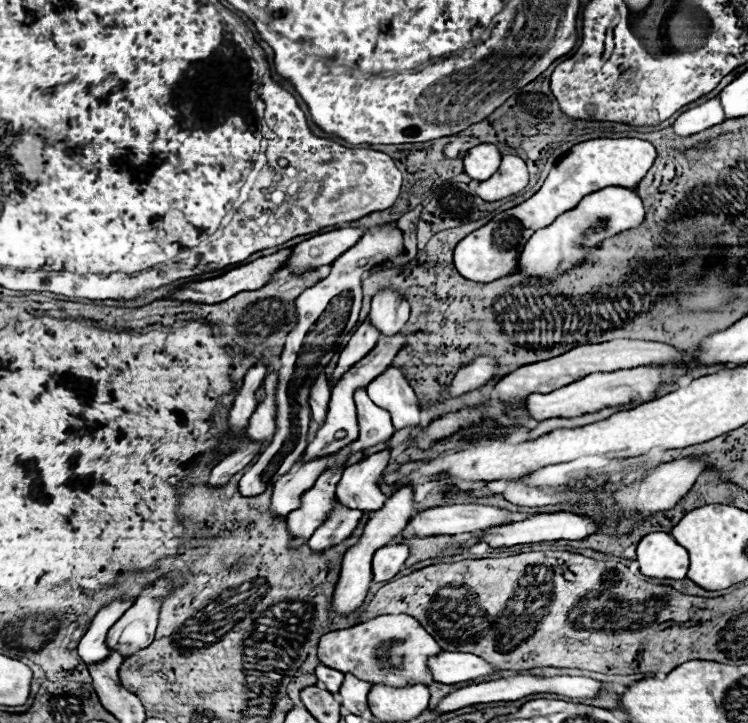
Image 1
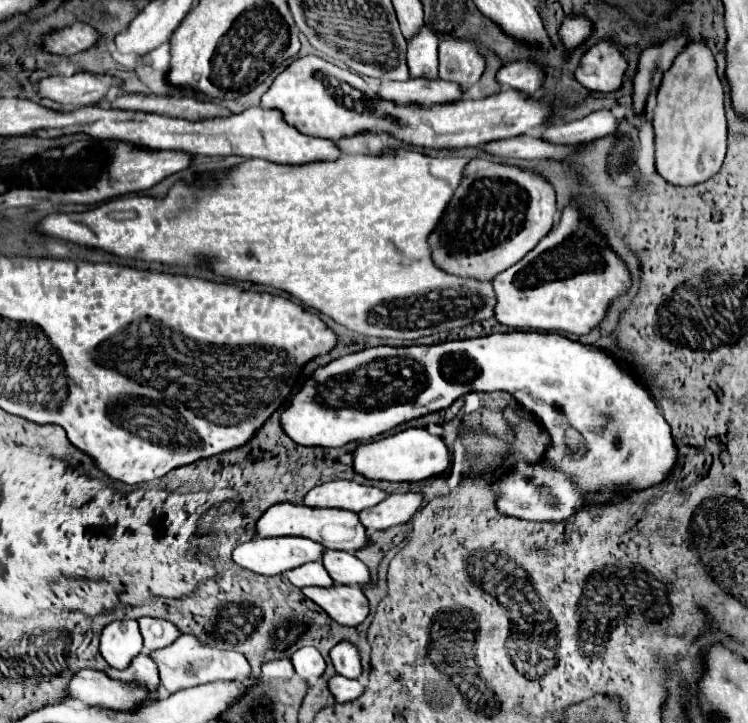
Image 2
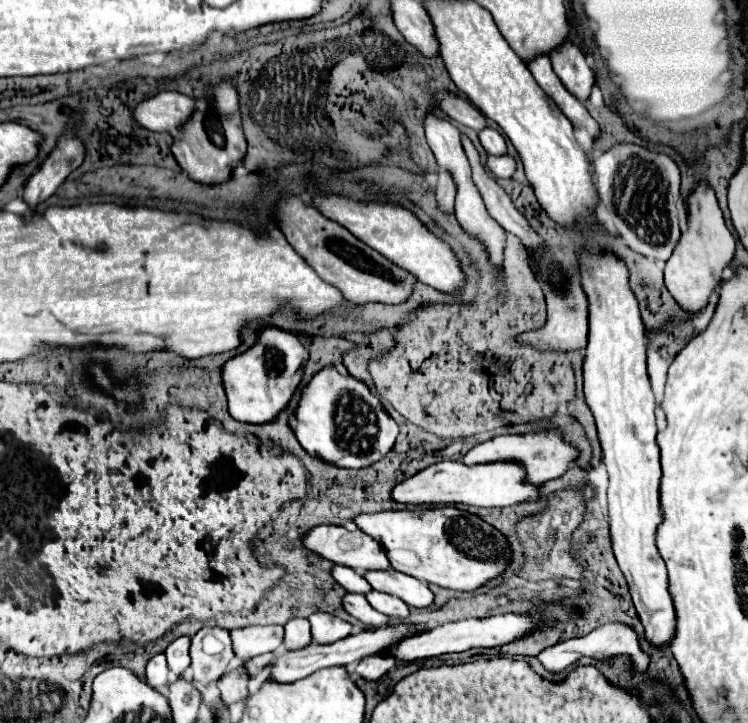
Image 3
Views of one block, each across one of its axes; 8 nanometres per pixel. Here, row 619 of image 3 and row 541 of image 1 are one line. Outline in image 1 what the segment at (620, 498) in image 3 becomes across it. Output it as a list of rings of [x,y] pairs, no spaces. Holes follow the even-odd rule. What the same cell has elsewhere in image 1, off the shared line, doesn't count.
[[[668,532],[646,534],[636,548],[640,572],[650,578],[682,580],[688,572],[688,552]]]

